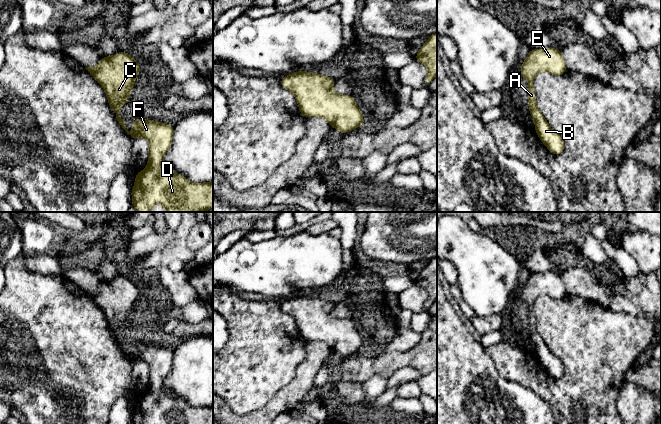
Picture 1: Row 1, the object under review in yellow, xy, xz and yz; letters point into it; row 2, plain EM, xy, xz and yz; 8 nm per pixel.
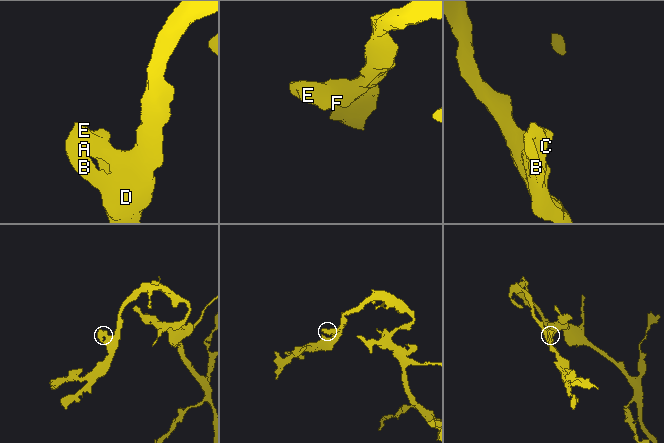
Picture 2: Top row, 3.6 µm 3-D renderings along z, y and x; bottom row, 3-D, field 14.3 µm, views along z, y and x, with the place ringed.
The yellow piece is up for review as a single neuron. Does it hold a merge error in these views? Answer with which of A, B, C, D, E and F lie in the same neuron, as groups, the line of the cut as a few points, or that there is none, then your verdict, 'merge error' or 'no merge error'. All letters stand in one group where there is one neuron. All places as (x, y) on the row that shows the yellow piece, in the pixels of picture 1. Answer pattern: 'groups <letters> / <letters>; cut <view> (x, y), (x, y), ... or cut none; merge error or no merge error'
groups A B C D E F; cut none; no merge error

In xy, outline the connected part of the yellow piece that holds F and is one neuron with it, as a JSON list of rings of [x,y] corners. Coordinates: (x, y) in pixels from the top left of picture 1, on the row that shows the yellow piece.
[[[118,52],[111,57],[102,57],[96,68],[86,67],[86,70],[101,84],[106,92],[108,103],[116,114],[116,119],[122,128],[131,136],[132,140],[144,137],[149,141],[150,149],[148,165],[141,171],[136,172],[135,185],[132,189],[132,205],[138,212],[150,212],[155,204],[162,204],[167,212],[206,212],[213,206],[213,181],[209,183],[192,183],[182,174],[174,174],[163,166],[163,156],[169,150],[174,125],[147,119],[133,119],[135,129],[128,131],[125,121],[118,112],[119,107],[127,103],[131,90],[134,87],[135,78],[140,72],[140,66],[136,59],[126,52]]]

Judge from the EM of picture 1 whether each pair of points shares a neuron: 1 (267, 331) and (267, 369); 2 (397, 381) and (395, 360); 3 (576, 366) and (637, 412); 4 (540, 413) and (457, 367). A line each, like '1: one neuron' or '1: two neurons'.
1: one neuron
2: two neurons
3: two neurons
4: one neuron

